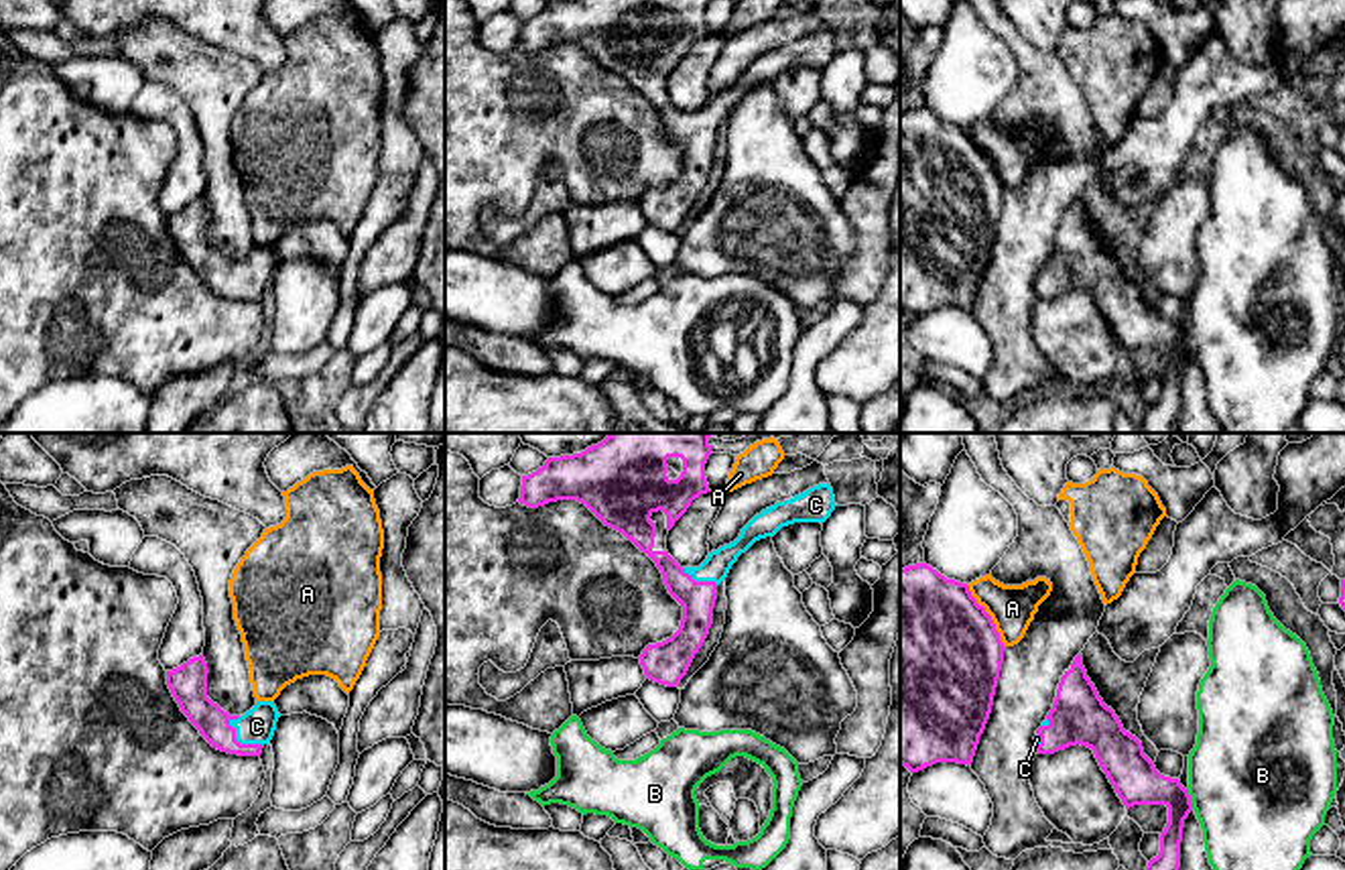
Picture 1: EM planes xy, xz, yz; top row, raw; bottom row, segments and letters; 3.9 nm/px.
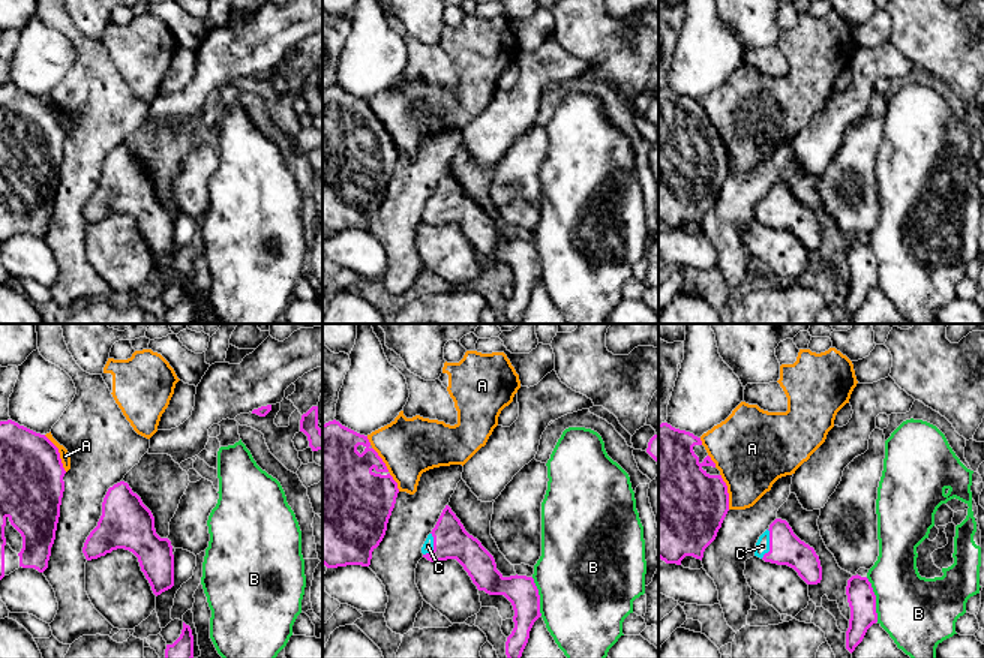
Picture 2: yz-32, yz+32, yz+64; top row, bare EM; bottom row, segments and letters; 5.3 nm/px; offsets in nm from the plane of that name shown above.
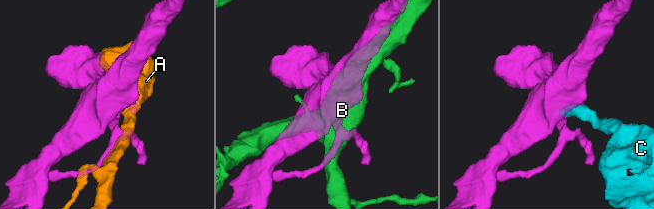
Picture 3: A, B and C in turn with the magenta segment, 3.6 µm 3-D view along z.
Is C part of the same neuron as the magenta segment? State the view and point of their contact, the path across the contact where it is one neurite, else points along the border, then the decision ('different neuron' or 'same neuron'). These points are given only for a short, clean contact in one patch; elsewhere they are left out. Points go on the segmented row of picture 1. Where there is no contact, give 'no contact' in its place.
meets magenta in xy at (238, 742); runs through xy (212, 722), (238, 742), (257, 726); same neuron

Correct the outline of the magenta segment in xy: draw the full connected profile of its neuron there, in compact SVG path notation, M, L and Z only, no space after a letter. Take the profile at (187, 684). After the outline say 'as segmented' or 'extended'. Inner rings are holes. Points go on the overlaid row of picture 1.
M203 655L167 671L167 685L189 722L221 752L260 756L274 736L280 713L272 701L256 701L244 716L230 716L207 697Z | extended

